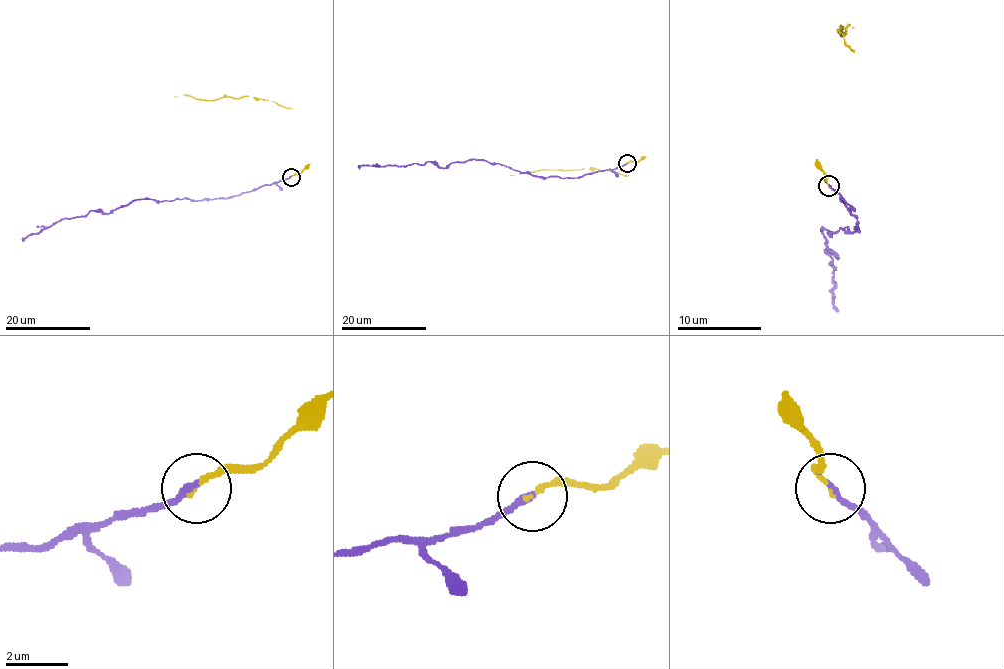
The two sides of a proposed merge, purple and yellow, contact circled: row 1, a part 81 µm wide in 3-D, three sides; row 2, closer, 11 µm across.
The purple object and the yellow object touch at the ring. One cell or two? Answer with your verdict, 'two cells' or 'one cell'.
one cell

